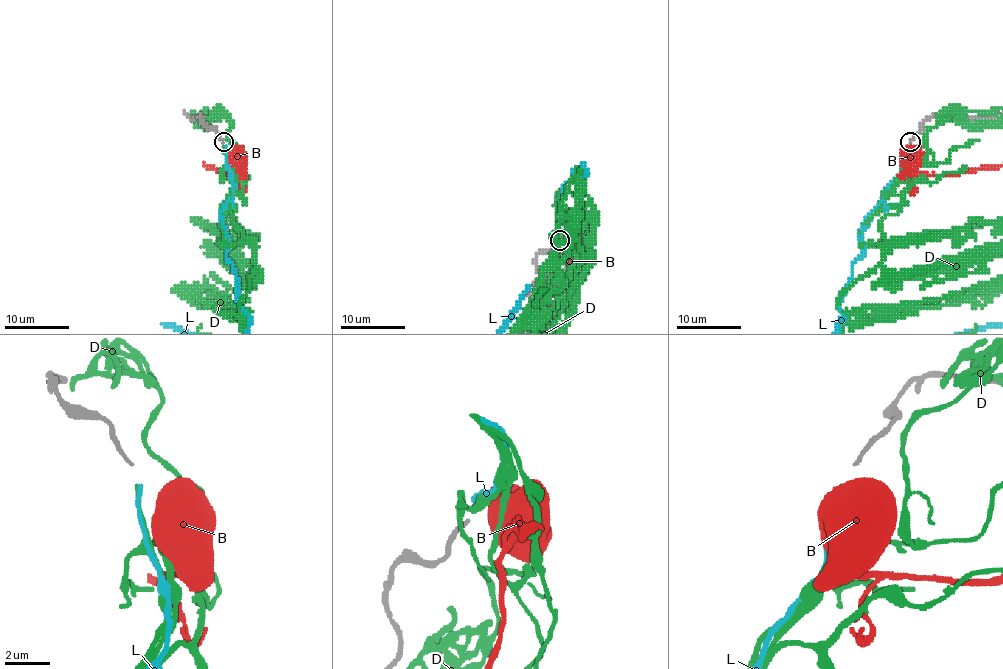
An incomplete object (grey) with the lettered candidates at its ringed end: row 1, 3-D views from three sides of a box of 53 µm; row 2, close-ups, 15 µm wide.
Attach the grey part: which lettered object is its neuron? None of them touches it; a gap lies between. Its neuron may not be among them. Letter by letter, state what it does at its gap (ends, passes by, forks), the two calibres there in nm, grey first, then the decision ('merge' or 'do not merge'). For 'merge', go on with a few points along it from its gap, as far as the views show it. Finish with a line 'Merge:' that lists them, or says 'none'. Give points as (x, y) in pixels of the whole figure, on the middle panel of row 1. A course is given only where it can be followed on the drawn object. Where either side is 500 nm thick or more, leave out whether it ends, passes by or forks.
B: 150/950 nm | do not merge
D: it ends | 150/190 nm | do not merge
L: it ends | 150/200 nm | merge
Merge: L

